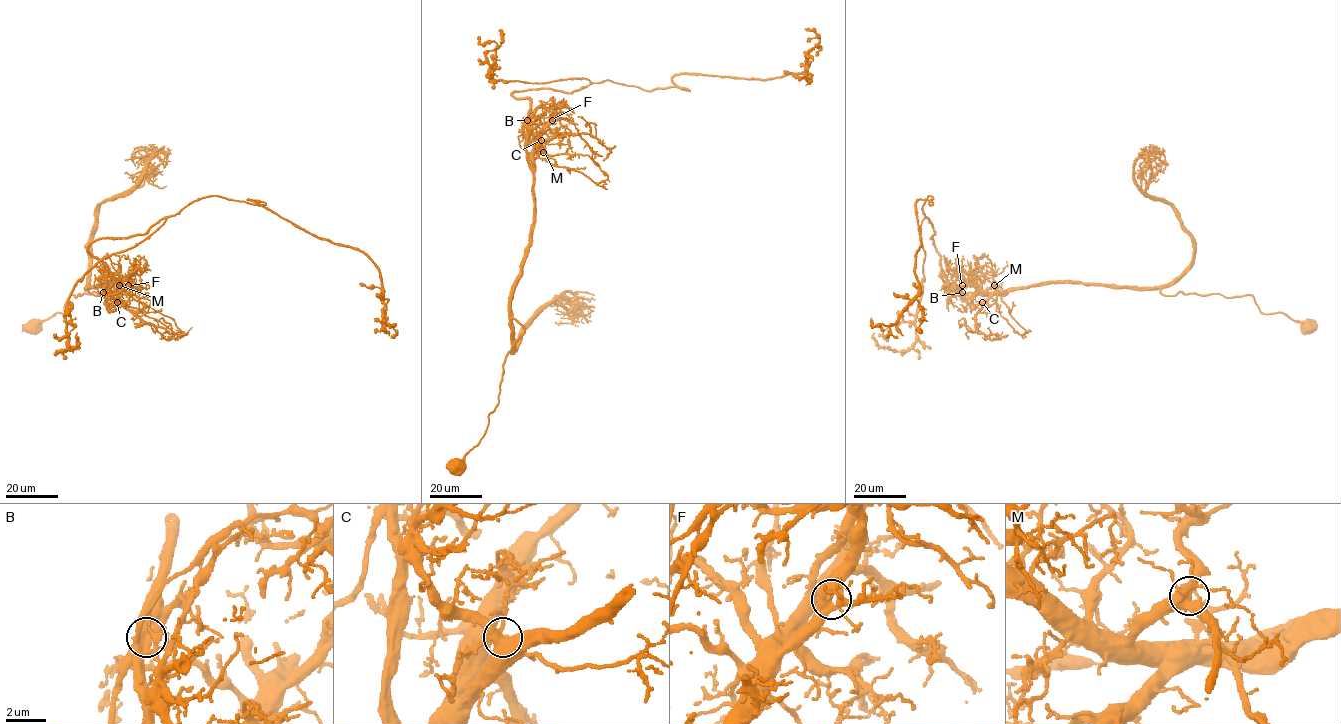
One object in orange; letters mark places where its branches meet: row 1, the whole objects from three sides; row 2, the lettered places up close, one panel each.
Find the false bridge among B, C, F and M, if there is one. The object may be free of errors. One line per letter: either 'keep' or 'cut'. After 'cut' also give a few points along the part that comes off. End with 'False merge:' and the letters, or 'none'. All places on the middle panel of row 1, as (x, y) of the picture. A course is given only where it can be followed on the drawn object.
B: cut; foreign part runs (527, 120), (528, 116), (542, 104), (556, 103)
C: keep
F: keep
M: keep
False merge: B

